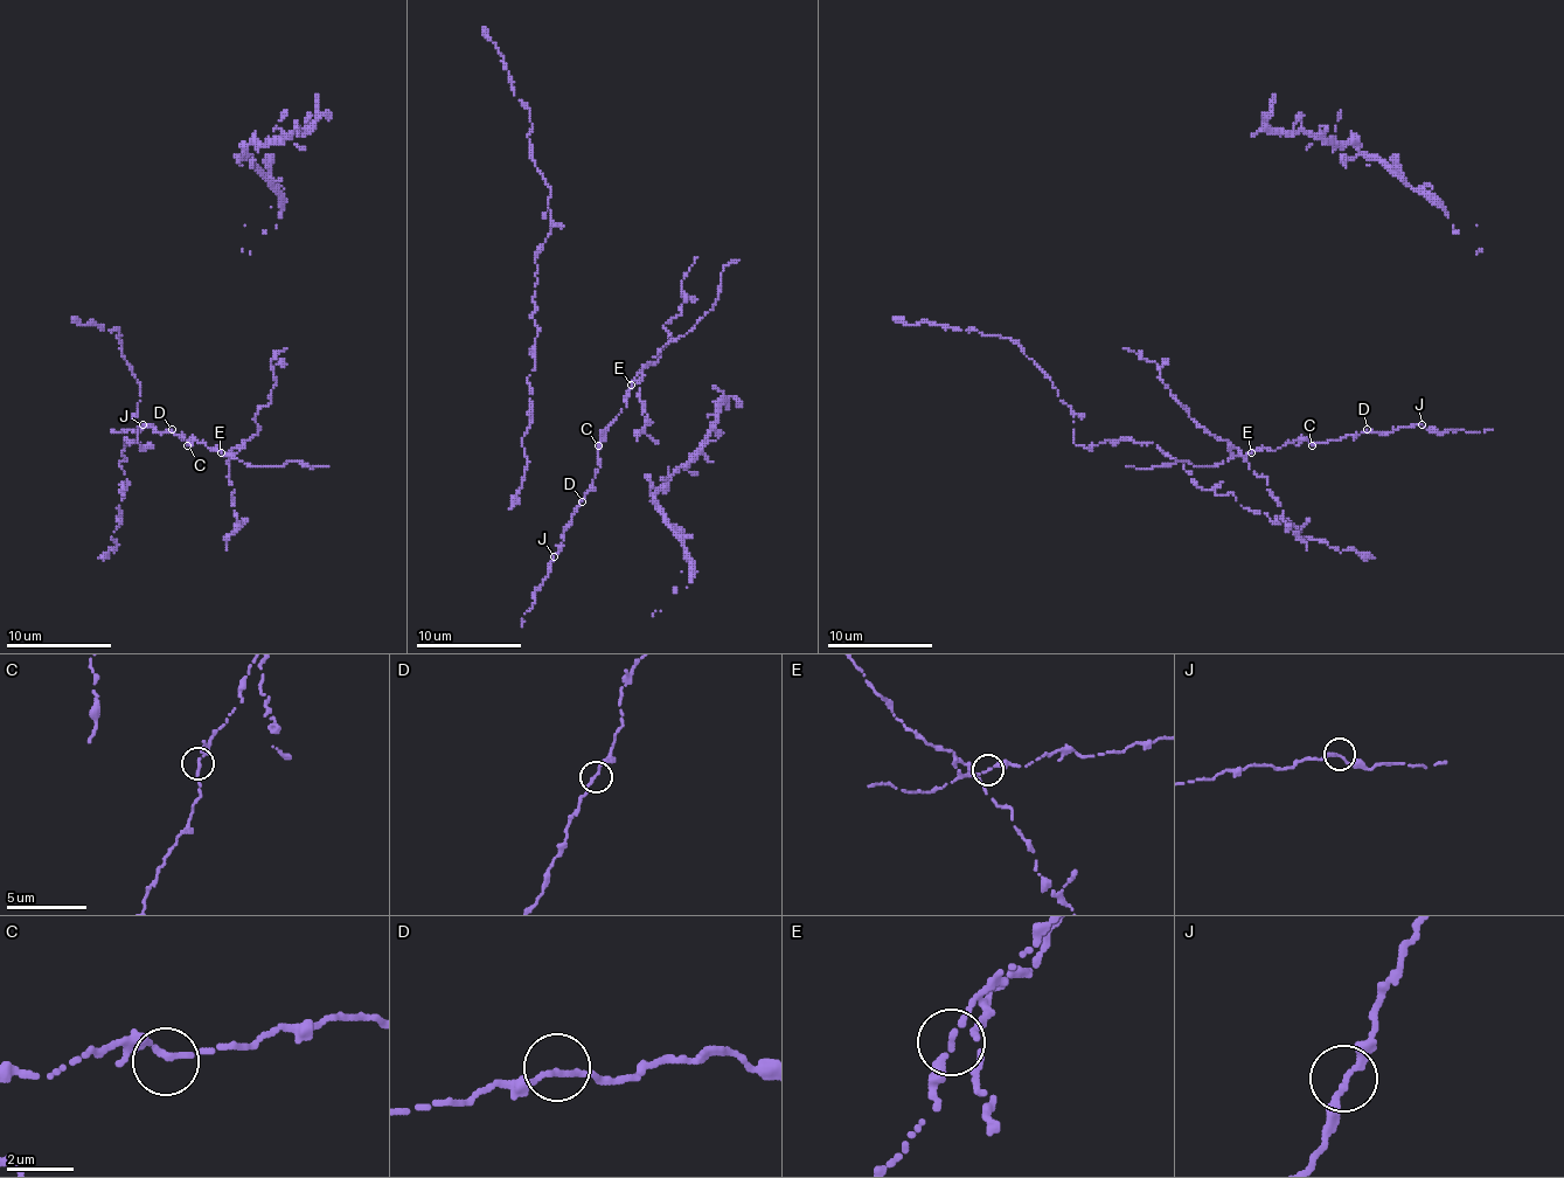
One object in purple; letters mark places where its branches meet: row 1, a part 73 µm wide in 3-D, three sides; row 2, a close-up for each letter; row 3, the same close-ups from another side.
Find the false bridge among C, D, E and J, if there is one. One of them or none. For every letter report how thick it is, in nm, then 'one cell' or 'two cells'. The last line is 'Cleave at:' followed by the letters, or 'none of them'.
C: 170 nm thick; one cell
D: 170 nm thick; one cell
E: 190 nm thick; one cell
J: 200 nm thick; one cell
Cleave at: none of them

